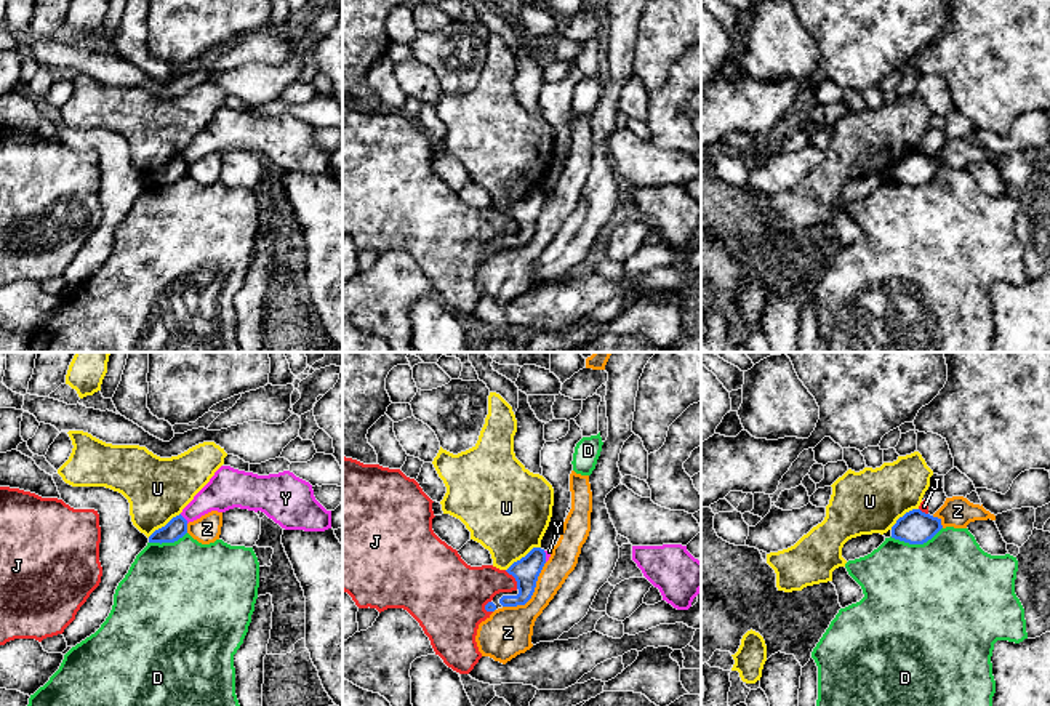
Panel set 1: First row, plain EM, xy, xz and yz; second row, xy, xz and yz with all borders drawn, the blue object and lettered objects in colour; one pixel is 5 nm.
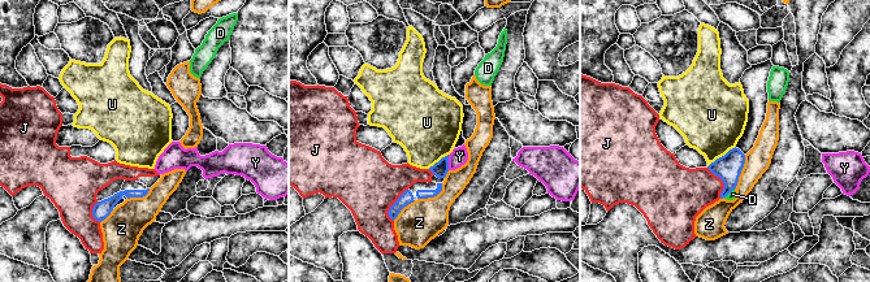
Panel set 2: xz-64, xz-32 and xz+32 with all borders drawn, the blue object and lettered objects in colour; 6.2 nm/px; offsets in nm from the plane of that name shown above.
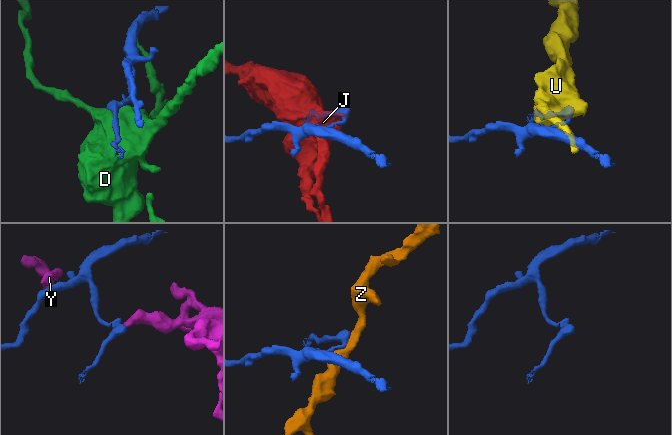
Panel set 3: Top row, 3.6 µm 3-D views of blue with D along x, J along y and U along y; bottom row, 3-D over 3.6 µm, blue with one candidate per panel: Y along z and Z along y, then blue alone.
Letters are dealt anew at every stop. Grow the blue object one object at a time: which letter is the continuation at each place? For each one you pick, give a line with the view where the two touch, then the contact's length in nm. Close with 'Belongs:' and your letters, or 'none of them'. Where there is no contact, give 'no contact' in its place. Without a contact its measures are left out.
Belongs: none of them

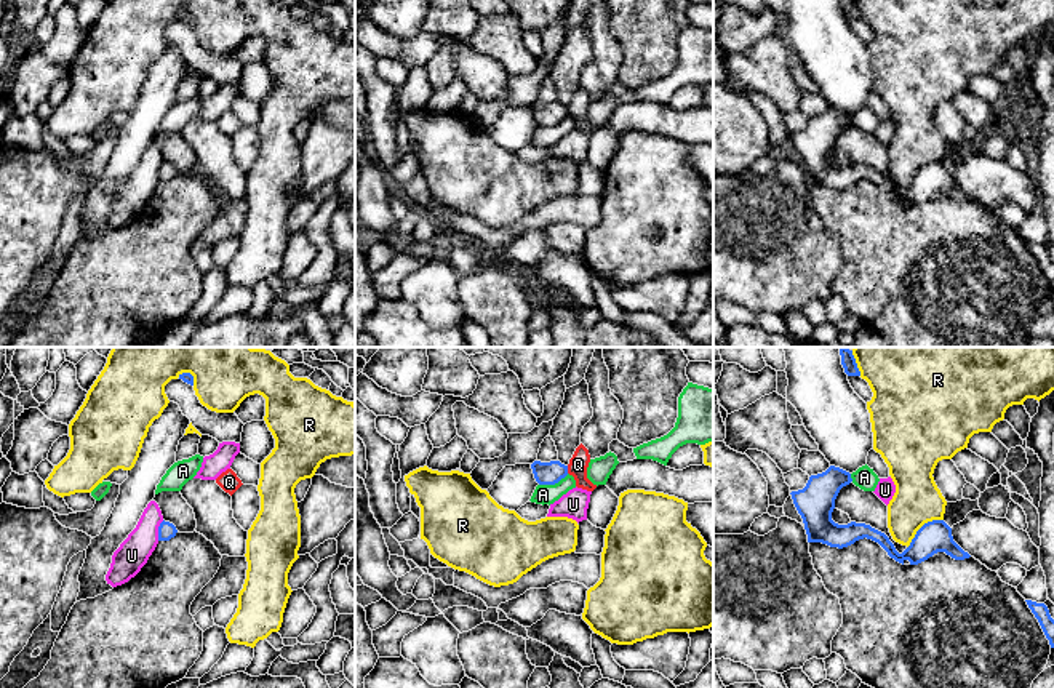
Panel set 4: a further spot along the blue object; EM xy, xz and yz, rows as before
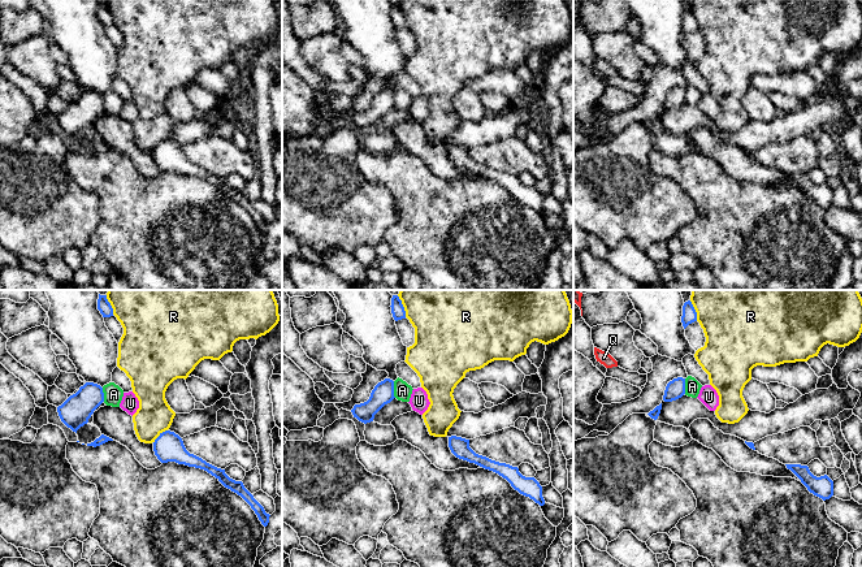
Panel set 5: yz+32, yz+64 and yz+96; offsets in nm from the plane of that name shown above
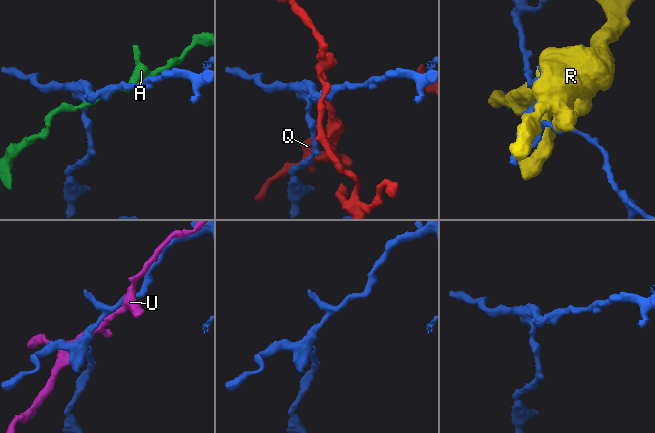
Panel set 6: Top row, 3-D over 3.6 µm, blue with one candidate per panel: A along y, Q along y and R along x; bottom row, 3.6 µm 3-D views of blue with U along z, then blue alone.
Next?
Belongs: none of them

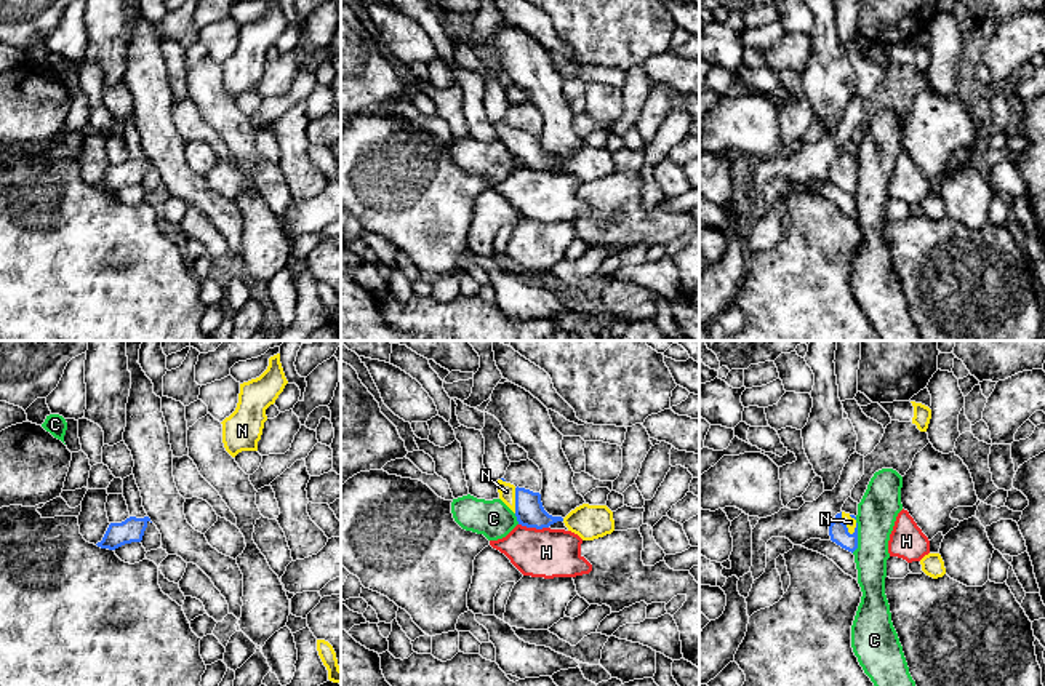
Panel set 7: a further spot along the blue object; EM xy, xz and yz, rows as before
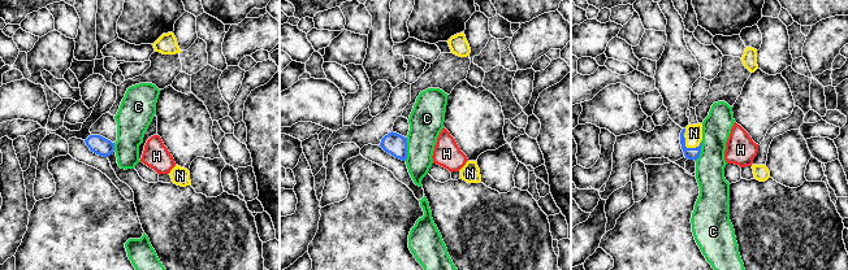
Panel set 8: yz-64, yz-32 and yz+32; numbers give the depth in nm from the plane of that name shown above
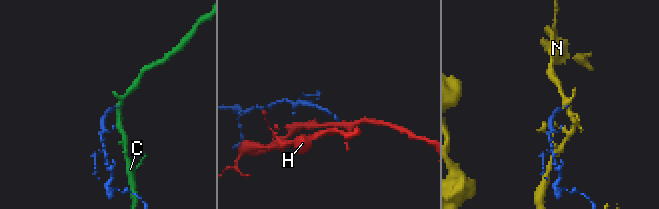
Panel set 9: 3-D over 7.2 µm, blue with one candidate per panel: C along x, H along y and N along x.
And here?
N: meets blue in yz; contact 130 nm long
Belongs: N

